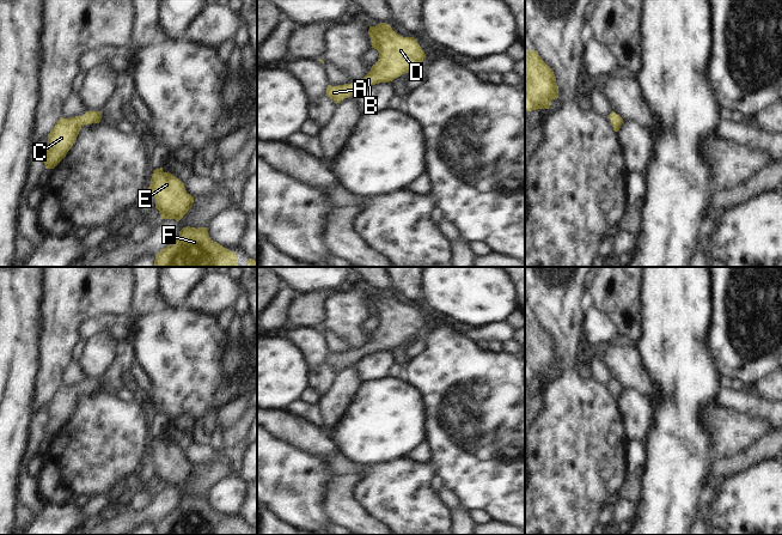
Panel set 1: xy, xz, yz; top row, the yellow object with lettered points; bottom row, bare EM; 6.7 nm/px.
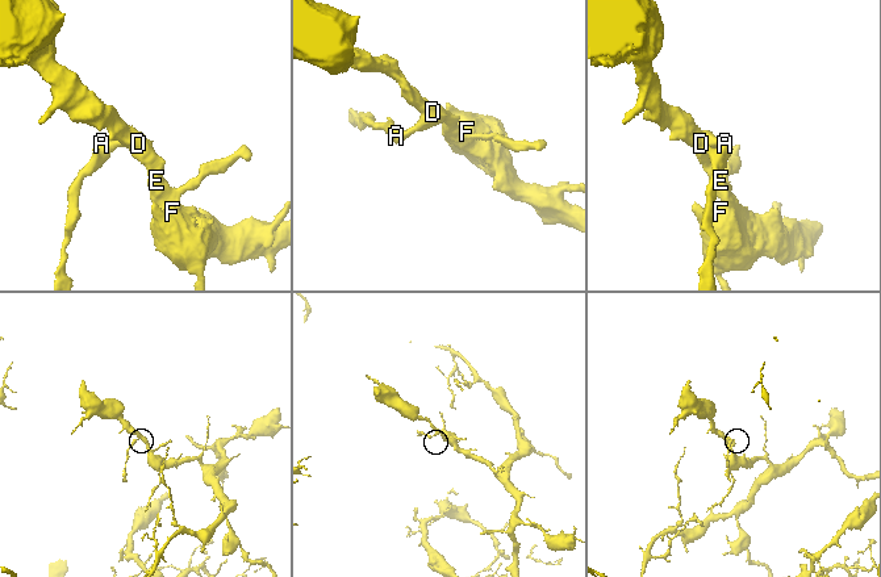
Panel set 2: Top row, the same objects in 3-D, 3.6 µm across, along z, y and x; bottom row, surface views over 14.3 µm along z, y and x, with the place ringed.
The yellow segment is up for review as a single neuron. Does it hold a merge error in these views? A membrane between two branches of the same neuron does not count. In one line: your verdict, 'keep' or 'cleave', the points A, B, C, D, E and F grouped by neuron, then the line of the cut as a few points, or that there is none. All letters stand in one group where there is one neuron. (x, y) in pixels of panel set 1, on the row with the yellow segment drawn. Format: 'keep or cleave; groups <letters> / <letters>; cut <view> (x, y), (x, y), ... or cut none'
keep; groups A B C D E F; cut none

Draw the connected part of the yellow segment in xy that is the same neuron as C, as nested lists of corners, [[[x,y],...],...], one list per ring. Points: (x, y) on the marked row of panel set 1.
[[[86,111],[83,116],[60,117],[48,134],[45,169],[54,169],[67,154],[84,124],[99,123],[102,111]]]

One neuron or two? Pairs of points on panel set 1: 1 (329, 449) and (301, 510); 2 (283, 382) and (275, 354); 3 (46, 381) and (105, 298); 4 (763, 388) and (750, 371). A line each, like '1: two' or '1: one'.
1: two
2: one
3: one
4: two

